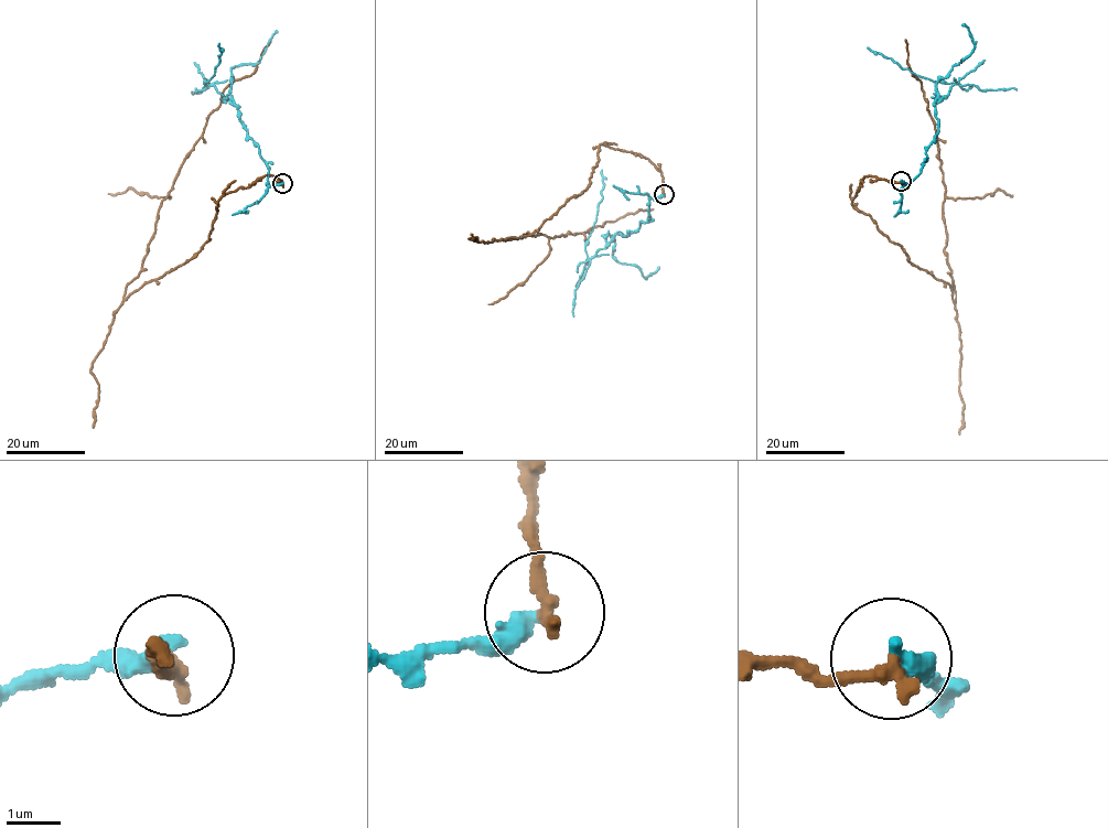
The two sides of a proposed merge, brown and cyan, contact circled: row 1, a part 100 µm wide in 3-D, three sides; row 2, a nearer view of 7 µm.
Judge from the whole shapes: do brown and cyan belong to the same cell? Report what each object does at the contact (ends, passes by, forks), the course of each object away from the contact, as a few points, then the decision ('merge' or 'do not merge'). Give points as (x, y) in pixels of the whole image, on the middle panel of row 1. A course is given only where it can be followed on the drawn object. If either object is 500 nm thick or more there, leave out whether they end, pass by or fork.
brown ends | cyan ends | brown via (663, 194), (662, 174), (647, 159), (601, 144), (583, 192), (529, 235), (503, 239), (583, 233), (653, 210) | cyan via (663, 194), (652, 199), (645, 223), (628, 235), (615, 234), (590, 259), (585, 243), (602, 197), (602, 170) | do not merge

